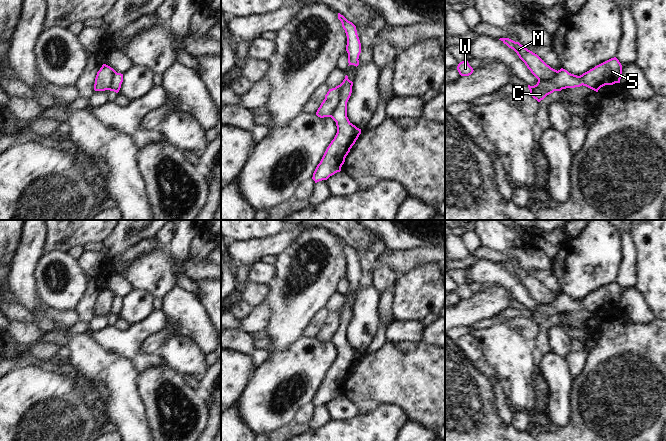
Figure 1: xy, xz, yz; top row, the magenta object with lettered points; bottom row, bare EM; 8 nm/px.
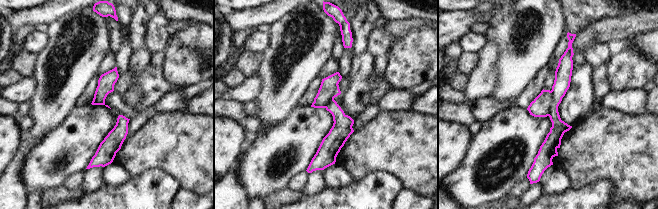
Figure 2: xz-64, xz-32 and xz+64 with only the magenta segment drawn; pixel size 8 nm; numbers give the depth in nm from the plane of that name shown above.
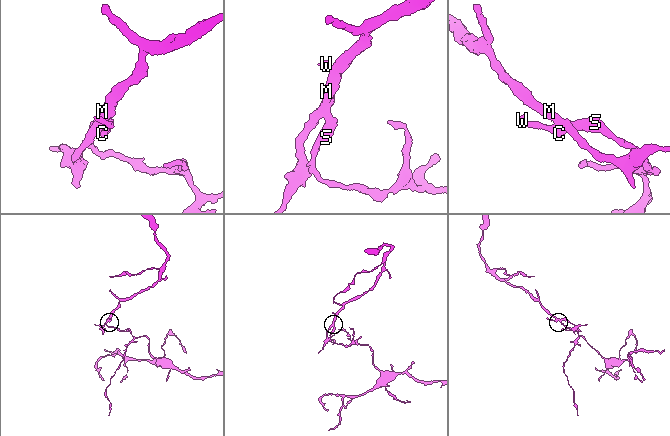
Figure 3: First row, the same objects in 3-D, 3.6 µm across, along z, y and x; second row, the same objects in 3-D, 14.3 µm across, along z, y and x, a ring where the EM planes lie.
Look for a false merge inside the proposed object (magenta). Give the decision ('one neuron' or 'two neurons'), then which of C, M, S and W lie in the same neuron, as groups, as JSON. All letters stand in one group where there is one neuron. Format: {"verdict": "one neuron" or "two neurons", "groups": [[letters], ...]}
{"verdict": "two neurons", "groups": [["C", "S", "W"], ["M"]]}

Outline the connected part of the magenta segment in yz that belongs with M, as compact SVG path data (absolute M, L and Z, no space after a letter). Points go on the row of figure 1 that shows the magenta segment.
M500 38L499 40L517 53L519 58L537 79L550 80L558 72L547 65L537 54L525 48L519 42L515 42L509 38Z

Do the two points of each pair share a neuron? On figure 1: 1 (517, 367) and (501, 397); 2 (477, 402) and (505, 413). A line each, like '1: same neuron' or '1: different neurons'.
1: same neuron
2: different neurons

